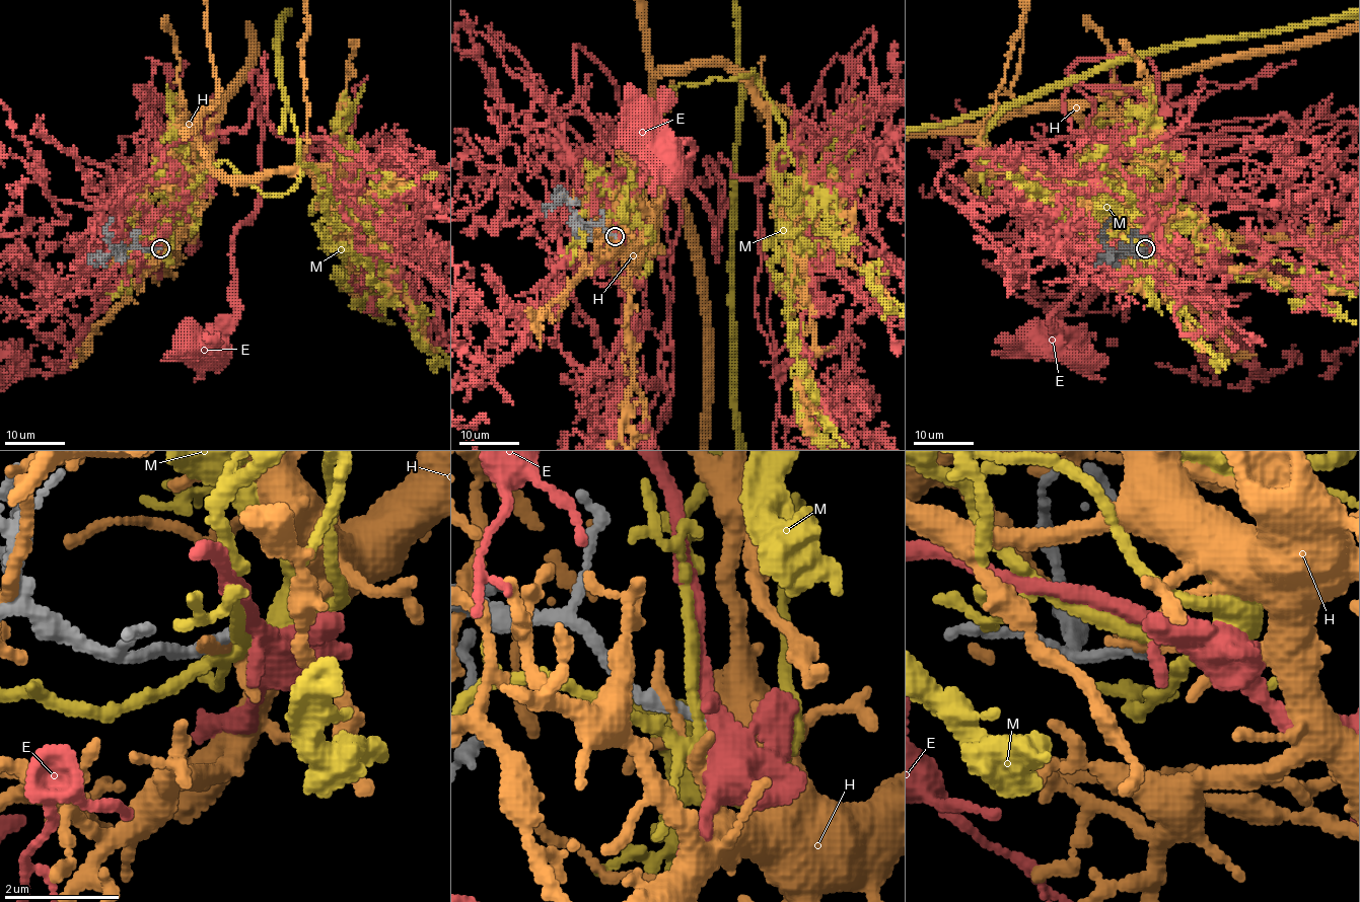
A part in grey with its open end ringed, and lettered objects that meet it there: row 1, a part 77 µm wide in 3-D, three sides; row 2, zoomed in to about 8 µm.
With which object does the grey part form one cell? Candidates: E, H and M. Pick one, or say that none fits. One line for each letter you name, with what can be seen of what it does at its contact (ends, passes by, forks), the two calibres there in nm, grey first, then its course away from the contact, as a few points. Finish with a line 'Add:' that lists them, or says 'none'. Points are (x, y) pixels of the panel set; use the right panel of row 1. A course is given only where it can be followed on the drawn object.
Add: none

